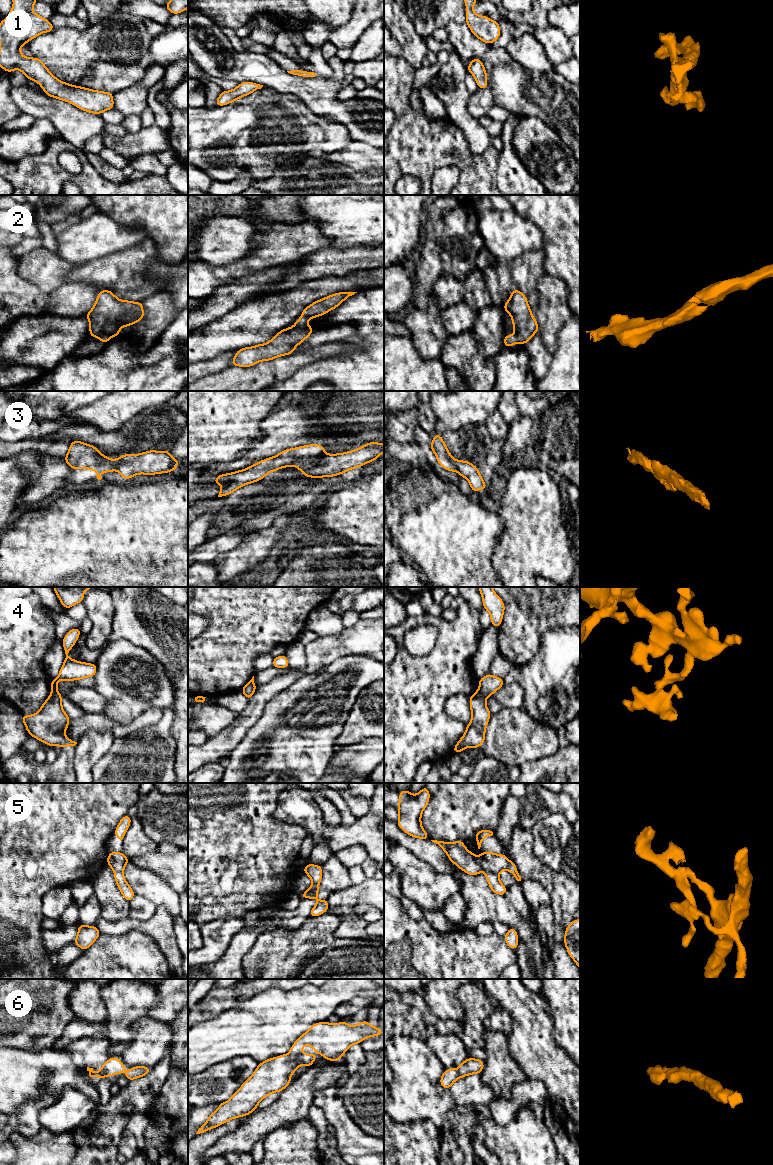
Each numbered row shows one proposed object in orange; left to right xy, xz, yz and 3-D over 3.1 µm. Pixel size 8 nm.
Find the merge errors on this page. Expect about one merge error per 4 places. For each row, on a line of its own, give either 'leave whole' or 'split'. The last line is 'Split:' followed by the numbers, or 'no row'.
1: leave whole
2: leave whole
3: split
4: split
5: leave whole
6: leave whole
Split: 3, 4

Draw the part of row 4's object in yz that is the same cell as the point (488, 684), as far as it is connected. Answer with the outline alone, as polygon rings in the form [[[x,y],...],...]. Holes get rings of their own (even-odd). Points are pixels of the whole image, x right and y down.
[[[490,673],[479,679],[479,691],[486,698],[492,696],[503,685],[503,678],[493,676]]]

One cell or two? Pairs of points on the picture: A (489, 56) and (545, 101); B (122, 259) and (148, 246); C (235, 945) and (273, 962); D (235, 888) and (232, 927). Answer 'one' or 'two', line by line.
A: one
B: one
C: two
D: two

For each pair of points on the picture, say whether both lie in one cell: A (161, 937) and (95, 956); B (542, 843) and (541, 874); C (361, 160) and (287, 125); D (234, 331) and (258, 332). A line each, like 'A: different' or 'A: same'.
A: different
B: different
C: different
D: same

